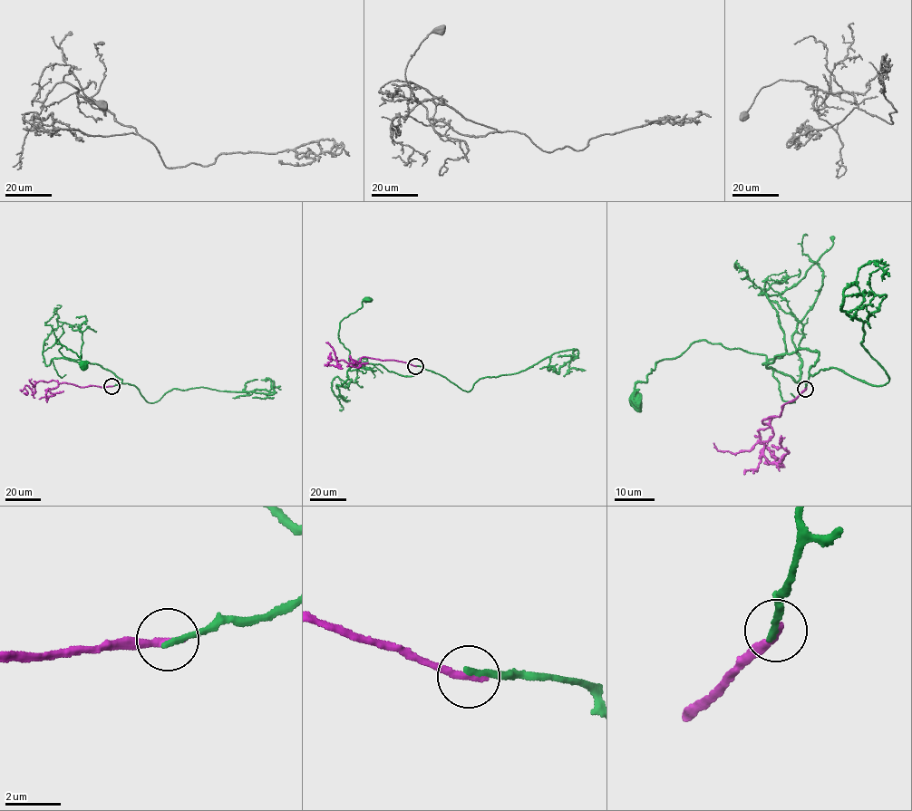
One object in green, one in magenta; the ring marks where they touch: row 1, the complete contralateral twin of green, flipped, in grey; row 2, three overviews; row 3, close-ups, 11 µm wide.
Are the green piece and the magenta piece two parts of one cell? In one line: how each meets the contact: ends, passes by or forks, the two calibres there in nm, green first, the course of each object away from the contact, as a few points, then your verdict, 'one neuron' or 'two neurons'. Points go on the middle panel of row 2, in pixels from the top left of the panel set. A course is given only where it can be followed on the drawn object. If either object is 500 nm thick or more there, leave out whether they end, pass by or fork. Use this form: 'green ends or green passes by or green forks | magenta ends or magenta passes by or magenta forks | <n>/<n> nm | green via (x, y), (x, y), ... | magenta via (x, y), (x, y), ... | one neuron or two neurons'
green ends | magenta ends | 240/280 nm | green via (415, 366), (423, 367), (402, 376), (348, 360), (339, 323), (367, 300) | magenta via (415, 366), (362, 357), (355, 363), (340, 360), (335, 366), (327, 362), (332, 360), (331, 352) | two neurons

